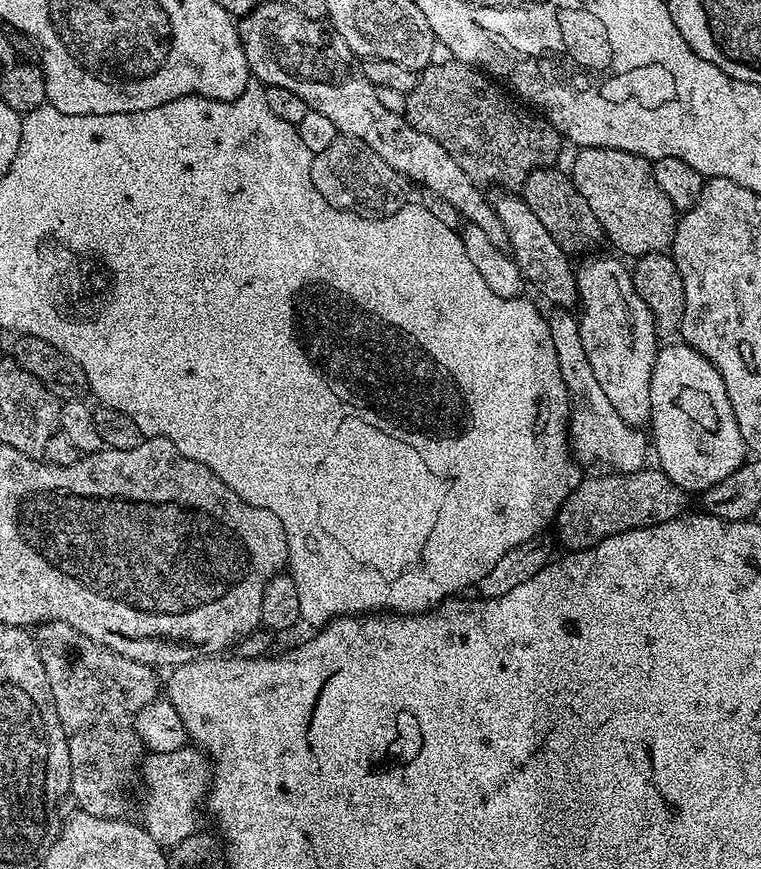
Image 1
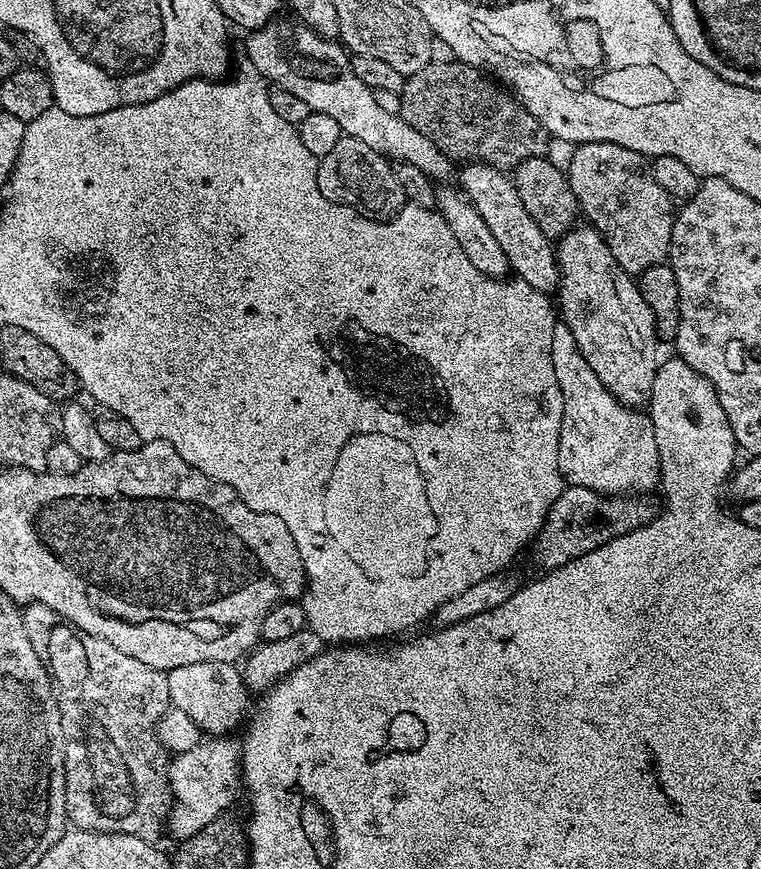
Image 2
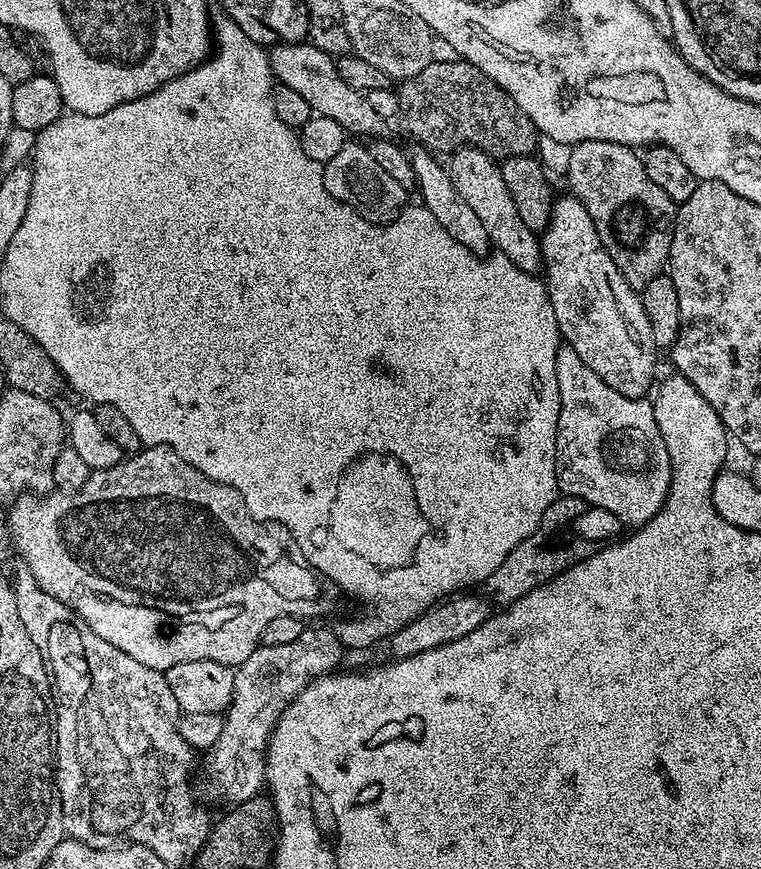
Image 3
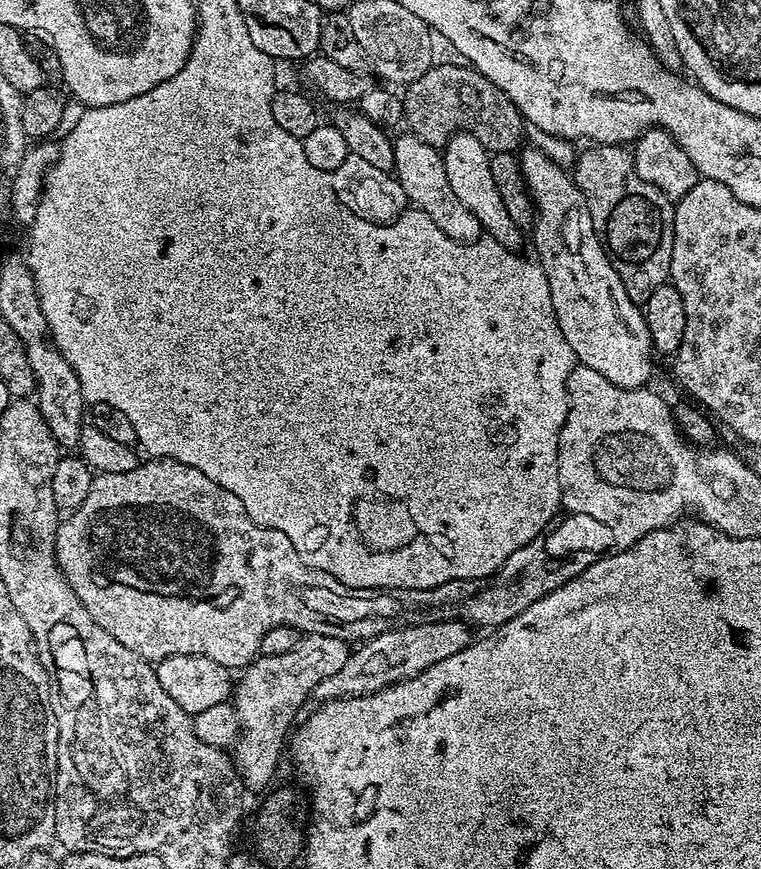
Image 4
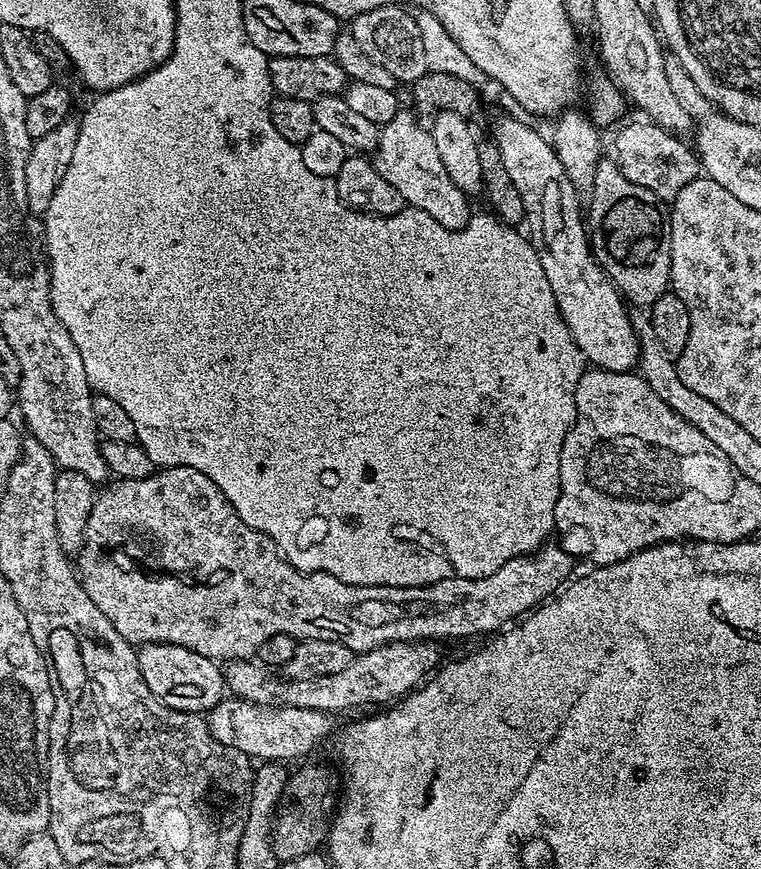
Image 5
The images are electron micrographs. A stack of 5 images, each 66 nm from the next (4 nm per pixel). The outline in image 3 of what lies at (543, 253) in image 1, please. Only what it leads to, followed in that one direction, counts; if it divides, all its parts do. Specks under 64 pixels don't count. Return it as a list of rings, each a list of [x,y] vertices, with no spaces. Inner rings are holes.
[[[467,146],[457,148],[451,153],[452,164],[447,170],[452,176],[454,190],[462,194],[462,199],[474,209],[474,214],[486,230],[488,243],[495,251],[502,253],[518,270],[526,270],[533,274],[539,273],[542,268],[540,258],[540,236],[522,222],[518,215],[518,206],[514,206],[514,198],[510,198],[510,190],[506,190],[506,182],[500,173],[500,164],[493,157],[487,156],[482,150]]]

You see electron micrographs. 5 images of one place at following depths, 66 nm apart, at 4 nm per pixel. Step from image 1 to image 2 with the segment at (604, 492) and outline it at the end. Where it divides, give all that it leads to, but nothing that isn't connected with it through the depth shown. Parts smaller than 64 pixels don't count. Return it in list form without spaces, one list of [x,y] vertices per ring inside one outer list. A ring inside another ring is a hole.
[[[568,484],[554,498],[554,506],[544,519],[544,525],[534,541],[536,560],[541,569],[566,566],[574,558],[582,558],[582,554],[590,554],[590,550],[598,550],[606,542],[618,538],[622,534],[630,534],[630,530],[638,530],[656,517],[658,504],[644,494],[621,494],[605,496],[586,486]]]

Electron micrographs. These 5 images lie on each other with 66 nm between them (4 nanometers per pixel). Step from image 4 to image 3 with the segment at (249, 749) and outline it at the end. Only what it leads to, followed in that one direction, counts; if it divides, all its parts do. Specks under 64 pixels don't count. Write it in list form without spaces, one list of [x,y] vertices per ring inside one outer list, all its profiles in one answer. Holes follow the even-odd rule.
[[[305,626],[294,642],[286,642],[283,646],[261,644],[246,662],[235,665],[232,703],[226,709],[222,734],[206,752],[208,792],[214,799],[235,806],[261,795],[266,784],[268,740],[278,718],[311,680],[337,671],[344,655],[346,649],[333,629],[331,632],[328,628]]]

